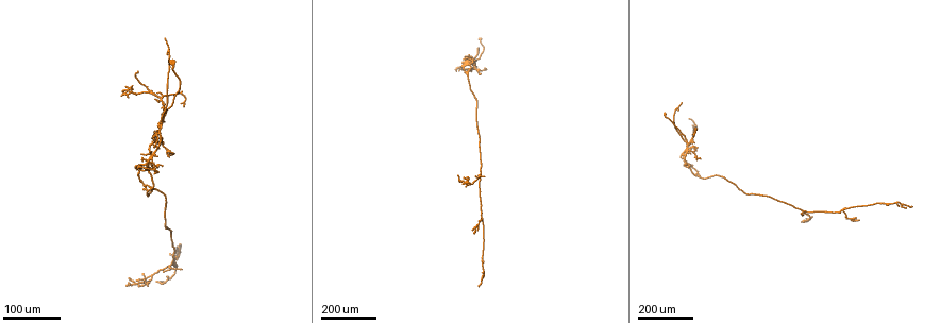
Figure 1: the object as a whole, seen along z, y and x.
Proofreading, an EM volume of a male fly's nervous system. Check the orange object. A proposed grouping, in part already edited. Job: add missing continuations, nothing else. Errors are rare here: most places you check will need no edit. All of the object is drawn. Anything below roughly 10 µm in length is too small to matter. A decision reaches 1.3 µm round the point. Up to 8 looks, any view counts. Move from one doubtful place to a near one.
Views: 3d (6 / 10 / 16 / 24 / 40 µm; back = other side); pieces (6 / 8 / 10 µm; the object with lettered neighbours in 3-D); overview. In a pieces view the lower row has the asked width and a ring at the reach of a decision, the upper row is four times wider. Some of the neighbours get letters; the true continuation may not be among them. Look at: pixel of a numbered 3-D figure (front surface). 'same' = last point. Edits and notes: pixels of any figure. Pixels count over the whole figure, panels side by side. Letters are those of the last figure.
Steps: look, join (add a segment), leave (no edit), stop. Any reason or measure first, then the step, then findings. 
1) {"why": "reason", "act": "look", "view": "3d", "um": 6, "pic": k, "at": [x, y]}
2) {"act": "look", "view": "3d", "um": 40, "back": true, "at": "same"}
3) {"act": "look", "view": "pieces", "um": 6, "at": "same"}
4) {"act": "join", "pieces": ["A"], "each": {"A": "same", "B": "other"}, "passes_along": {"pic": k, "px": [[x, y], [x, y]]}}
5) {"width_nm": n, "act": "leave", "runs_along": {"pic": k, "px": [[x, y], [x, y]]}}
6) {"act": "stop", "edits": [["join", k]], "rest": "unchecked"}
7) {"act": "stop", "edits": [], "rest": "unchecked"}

{"why": "end of a long branch", "act": "look", "view": "3d", "um": 40, "pic": 1, "at": [803, 212]}

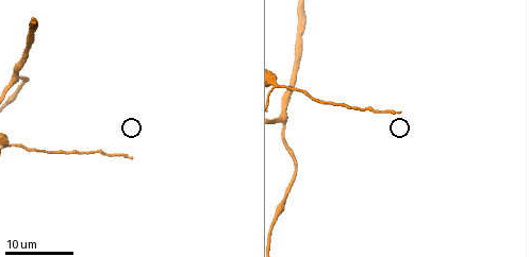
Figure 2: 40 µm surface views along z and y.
{"act": "look", "view": "3d", "um": 6, "pic": 2, "at": [132, 157]}

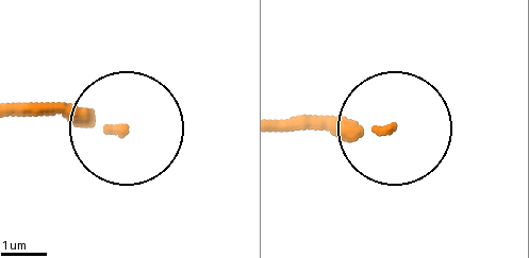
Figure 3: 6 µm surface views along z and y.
{"act": "look", "view": "pieces", "um": 6, "pic": 3, "at": [118, 128]}

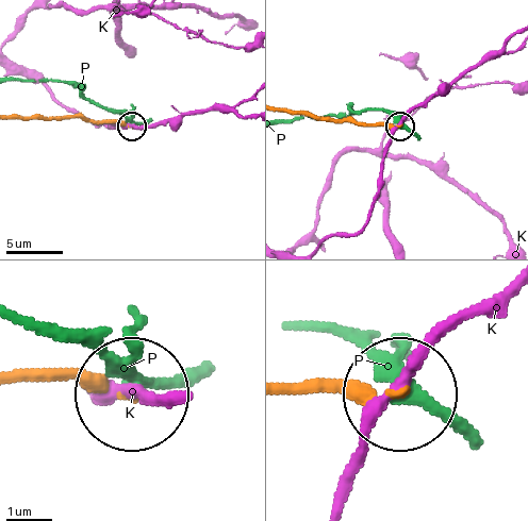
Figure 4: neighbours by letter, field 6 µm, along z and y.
{"act": "leave", "each": {"K": "other", "P": "other"}, "found": "none of them fits"}

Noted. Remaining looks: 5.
{"why": "end of a long branch", "act": "look", "view": "3d", "um": 40, "pic": 1, "at": [479, 74]}

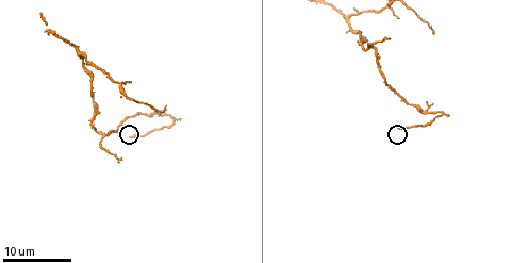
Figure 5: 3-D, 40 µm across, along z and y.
{"act": "look", "view": "pieces", "um": 6, "pic": 5, "at": [132, 136]}

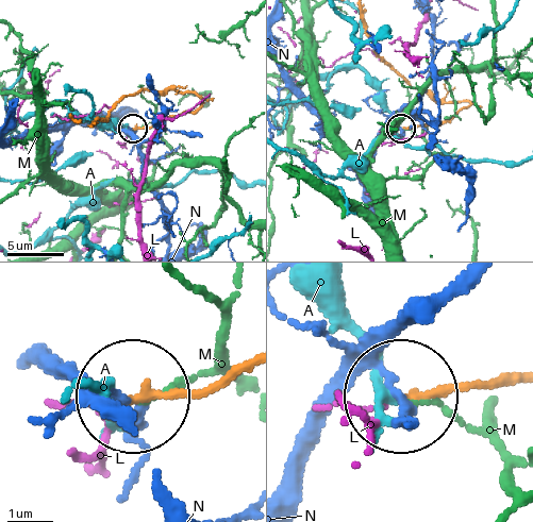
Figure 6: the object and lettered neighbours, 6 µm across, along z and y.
{"width_nm": 180, "act": "leave", "each": {"A": "other", "L": "other", "M": "other", "N": "other"}, "runs_along": {"pic": 6, "px": [[243, 363], [185, 392], [132, 392]]}, "found": "none of them fits"}

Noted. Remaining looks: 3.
{"why": "free end", "act": "look", "view": "3d", "um": 24, "pic": 1, "at": [693, 134]}

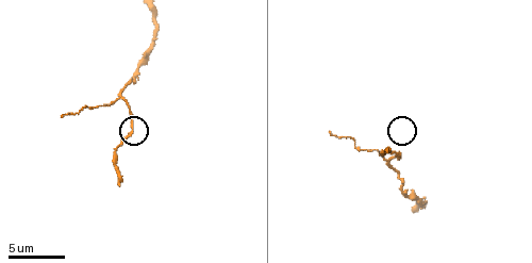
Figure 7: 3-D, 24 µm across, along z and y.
{"act": "look", "view": "pieces", "um": 6, "pic": 7, "at": [120, 182]}

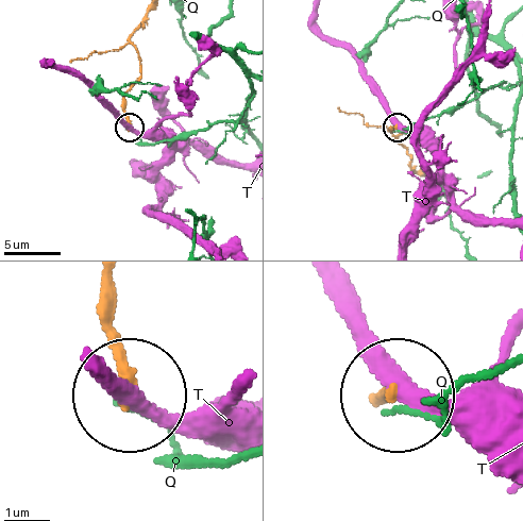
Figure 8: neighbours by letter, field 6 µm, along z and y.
{"width_nm": 270, "act": "leave", "each": {"Q": "other", "T": "other"}, "runs_along": {"pic": 8, "px": [[105, 286], [124, 397]]}, "found": "none of them fits"}

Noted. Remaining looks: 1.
{"act": "stop", "edits": [], "rest": "unchecked"}

